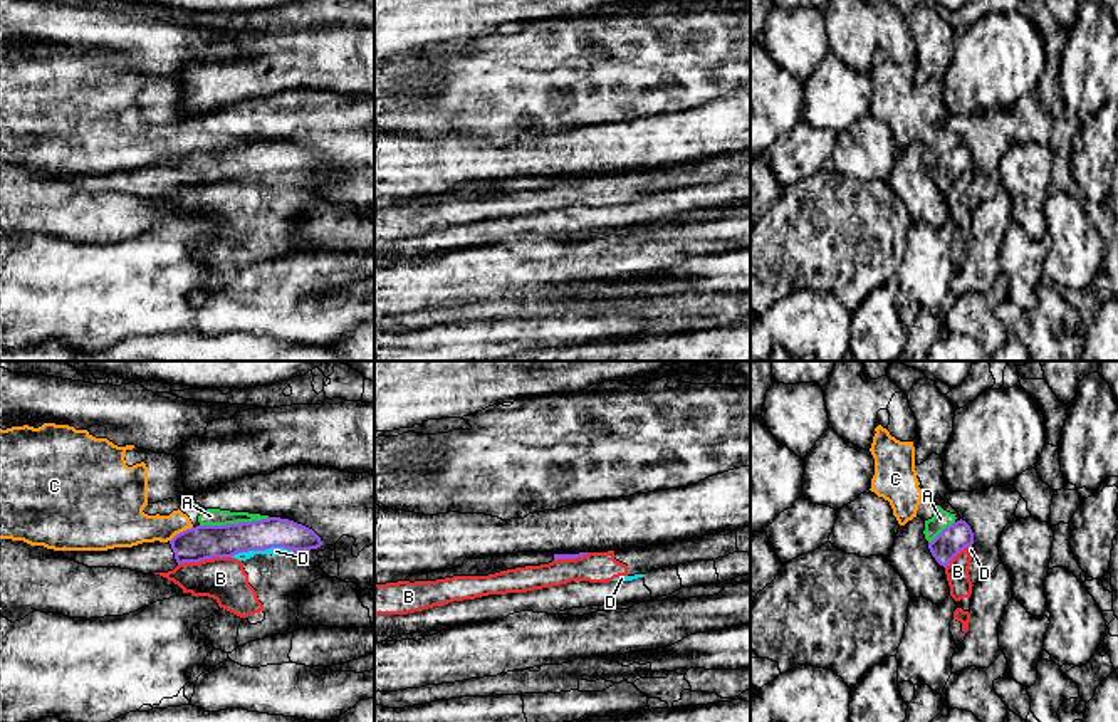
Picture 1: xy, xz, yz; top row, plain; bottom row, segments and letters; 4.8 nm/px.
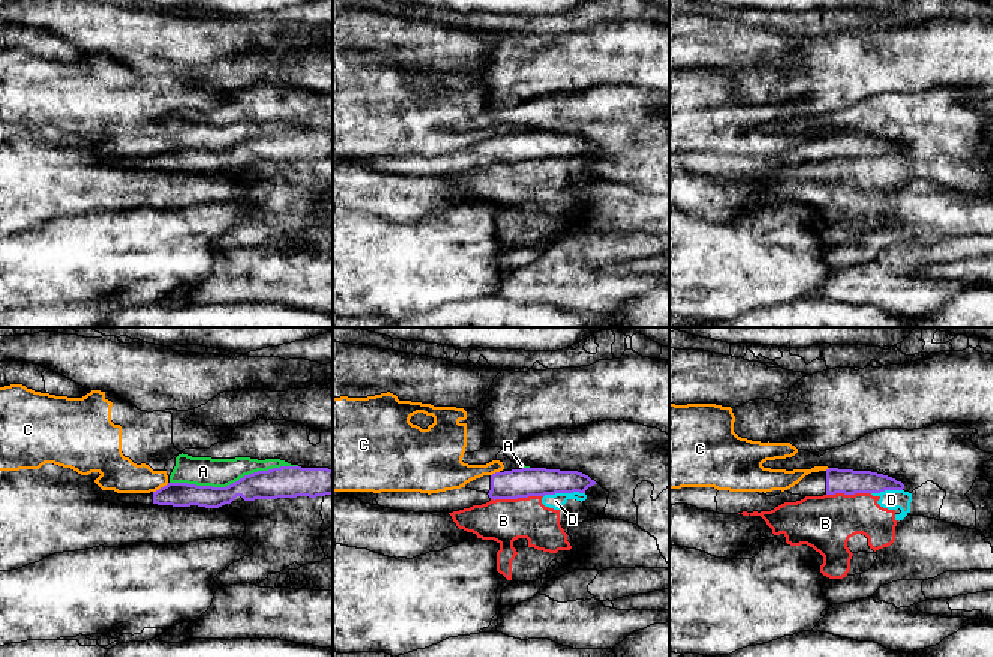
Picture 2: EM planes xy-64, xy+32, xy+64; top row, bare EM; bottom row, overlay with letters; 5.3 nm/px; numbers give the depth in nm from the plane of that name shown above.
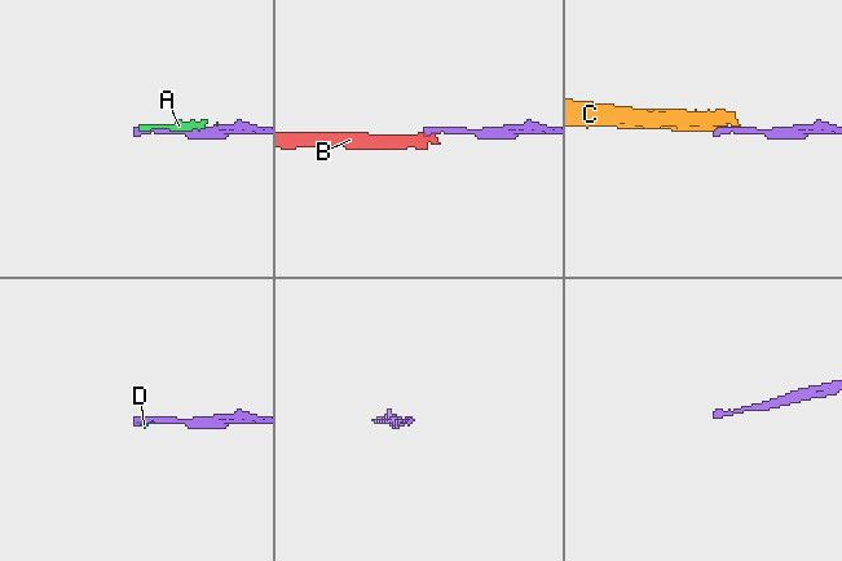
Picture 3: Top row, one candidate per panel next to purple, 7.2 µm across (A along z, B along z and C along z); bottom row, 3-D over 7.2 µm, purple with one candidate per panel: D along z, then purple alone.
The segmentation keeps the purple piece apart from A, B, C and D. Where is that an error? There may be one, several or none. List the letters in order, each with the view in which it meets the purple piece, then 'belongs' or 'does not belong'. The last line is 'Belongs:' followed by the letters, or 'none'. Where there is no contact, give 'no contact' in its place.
A: contact in xy; does not belong
B: contact in xy; does not belong
C: contact in xy; does not belong
D: contact in xy; does not belong
Belongs: none

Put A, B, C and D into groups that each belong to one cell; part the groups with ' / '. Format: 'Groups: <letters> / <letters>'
Groups: A C / B D

